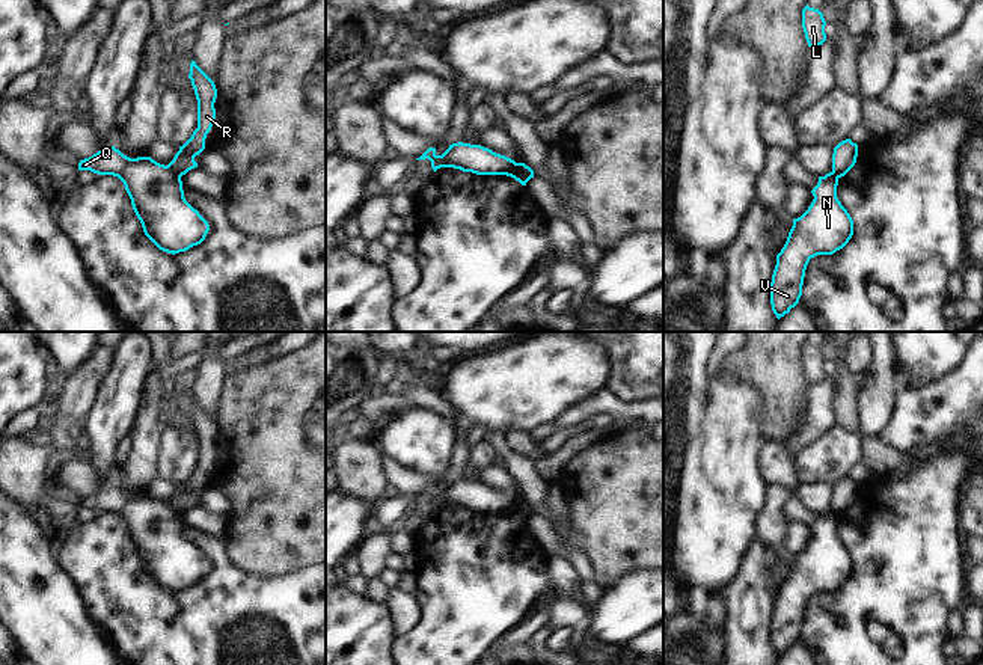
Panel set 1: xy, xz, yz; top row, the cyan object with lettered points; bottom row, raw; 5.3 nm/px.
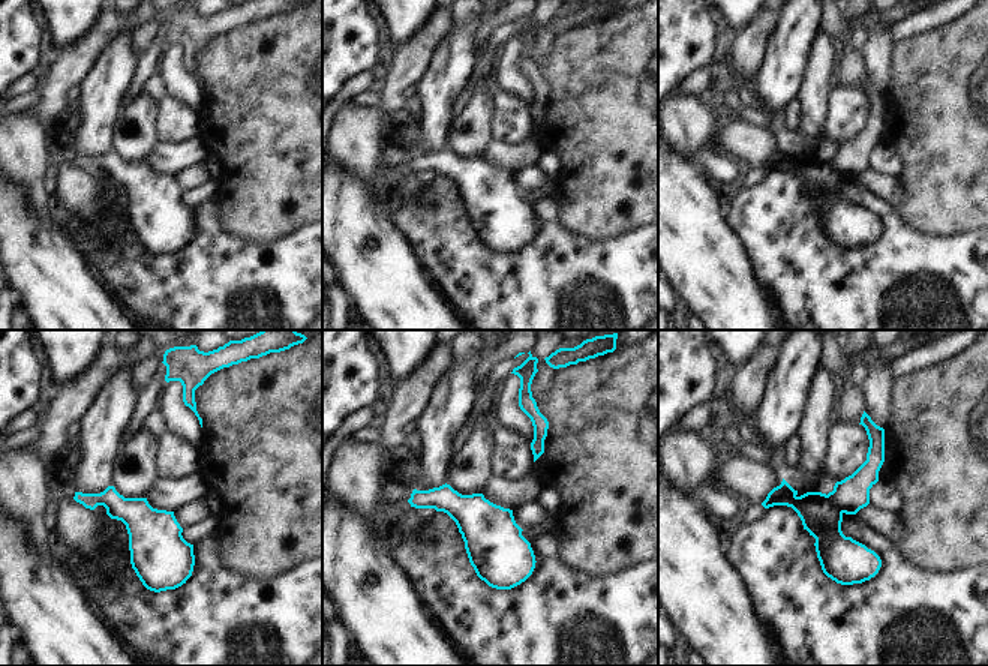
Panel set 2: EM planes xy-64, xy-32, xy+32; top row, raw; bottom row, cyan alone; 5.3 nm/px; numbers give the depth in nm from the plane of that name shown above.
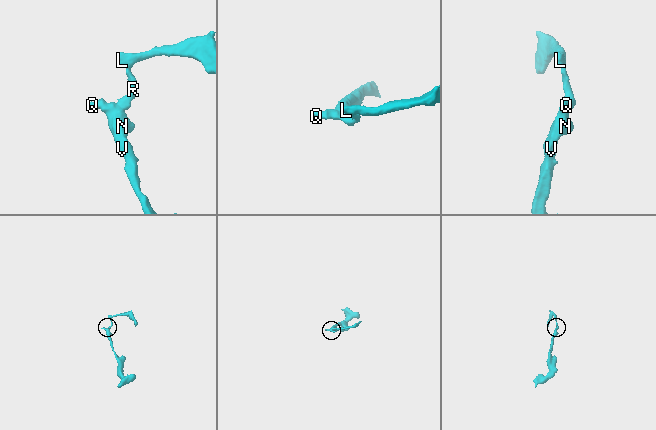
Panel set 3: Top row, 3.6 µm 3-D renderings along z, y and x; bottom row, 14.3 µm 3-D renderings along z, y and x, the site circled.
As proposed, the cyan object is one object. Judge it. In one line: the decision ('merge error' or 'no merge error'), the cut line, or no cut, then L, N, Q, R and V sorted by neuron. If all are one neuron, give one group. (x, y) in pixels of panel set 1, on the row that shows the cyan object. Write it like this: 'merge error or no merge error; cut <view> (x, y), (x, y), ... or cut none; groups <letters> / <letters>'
merge error; cut xy (165, 166), (180, 178); groups L R / N Q V

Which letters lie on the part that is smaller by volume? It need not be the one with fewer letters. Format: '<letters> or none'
L, R

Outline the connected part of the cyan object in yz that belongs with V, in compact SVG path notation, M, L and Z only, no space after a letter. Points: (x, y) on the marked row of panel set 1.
M829 172L819 176L811 190L814 199L798 219L776 255L770 282L770 305L779 320L799 303L805 270L811 258L832 255L853 235L853 220L837 198L838 178Z

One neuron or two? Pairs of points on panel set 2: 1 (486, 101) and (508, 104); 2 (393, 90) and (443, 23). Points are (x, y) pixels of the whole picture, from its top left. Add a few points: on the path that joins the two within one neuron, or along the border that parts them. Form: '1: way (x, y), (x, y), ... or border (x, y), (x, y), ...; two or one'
1: border (495, 96), (492, 113), (494, 138); two
2: way (401, 74), (426, 39); one

